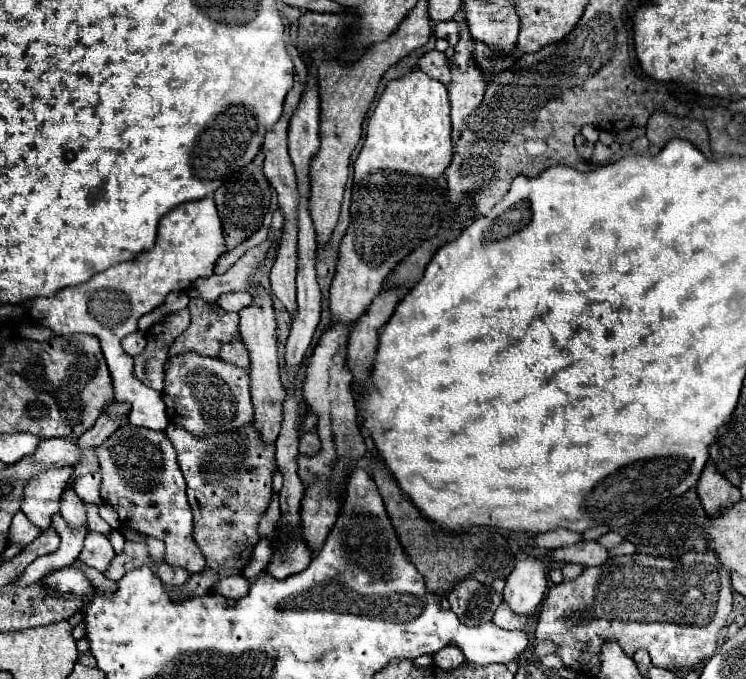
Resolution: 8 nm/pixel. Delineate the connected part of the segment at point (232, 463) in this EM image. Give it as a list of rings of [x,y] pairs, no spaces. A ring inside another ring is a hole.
[[[172,424],[166,428],[166,436],[174,444],[178,452],[178,464],[184,474],[184,480],[188,484],[188,502],[194,512],[194,542],[198,544],[202,556],[206,558],[206,566],[202,574],[192,574],[190,580],[186,580],[184,586],[180,588],[170,588],[172,598],[190,598],[190,596],[204,596],[210,592],[222,578],[242,574],[246,564],[252,558],[254,546],[260,540],[258,536],[258,522],[268,510],[268,504],[272,500],[272,476],[276,472],[276,458],[274,458],[274,444],[264,446],[260,434],[252,424],[228,432],[228,434],[218,434],[218,436],[208,436],[208,438],[196,438],[184,428],[172,428]]]

